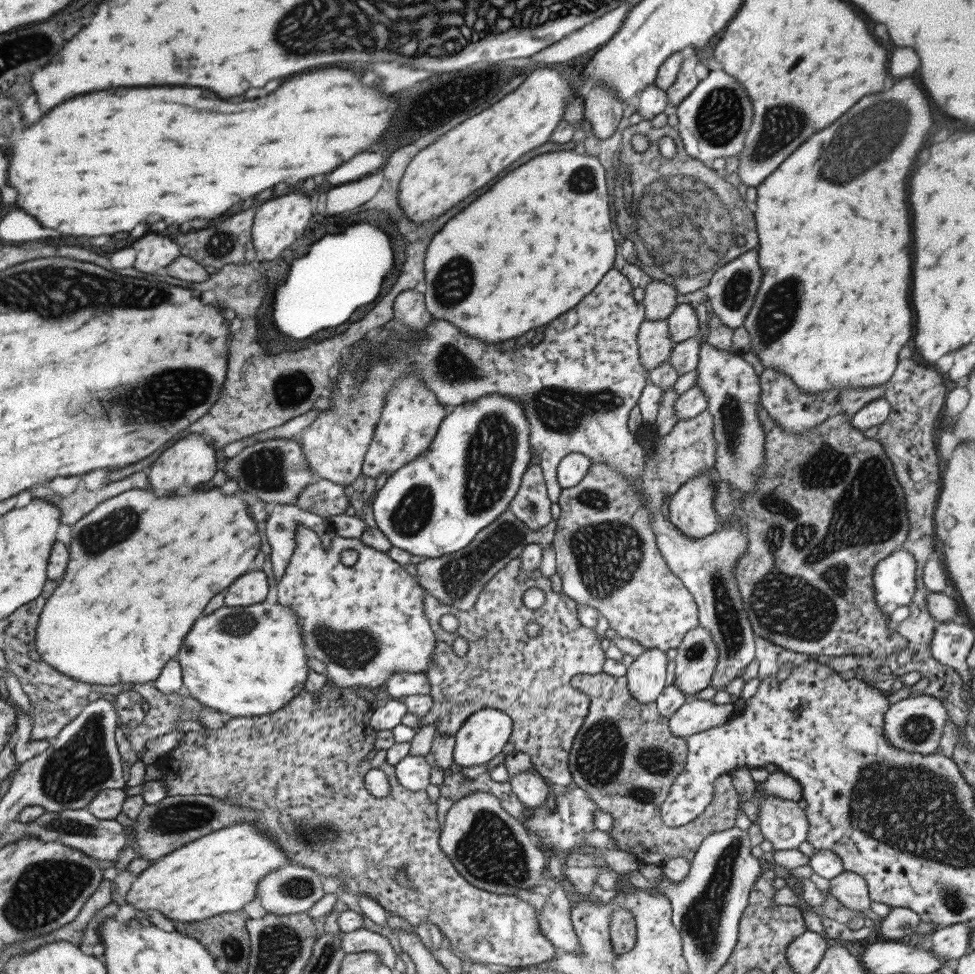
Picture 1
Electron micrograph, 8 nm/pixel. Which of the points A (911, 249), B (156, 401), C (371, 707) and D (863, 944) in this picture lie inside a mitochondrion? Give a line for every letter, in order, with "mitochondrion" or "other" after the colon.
A: other
B: mitochondrion
C: other
D: other

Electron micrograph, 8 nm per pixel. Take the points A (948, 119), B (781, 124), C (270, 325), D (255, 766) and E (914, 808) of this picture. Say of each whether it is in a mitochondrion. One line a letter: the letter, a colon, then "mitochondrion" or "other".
A: other
B: mitochondrion
C: other
D: other
E: mitochondrion

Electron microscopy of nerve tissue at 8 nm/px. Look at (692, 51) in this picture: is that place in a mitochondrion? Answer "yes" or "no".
no

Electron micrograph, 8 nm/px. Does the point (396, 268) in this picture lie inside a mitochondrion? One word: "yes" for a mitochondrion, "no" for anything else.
no

